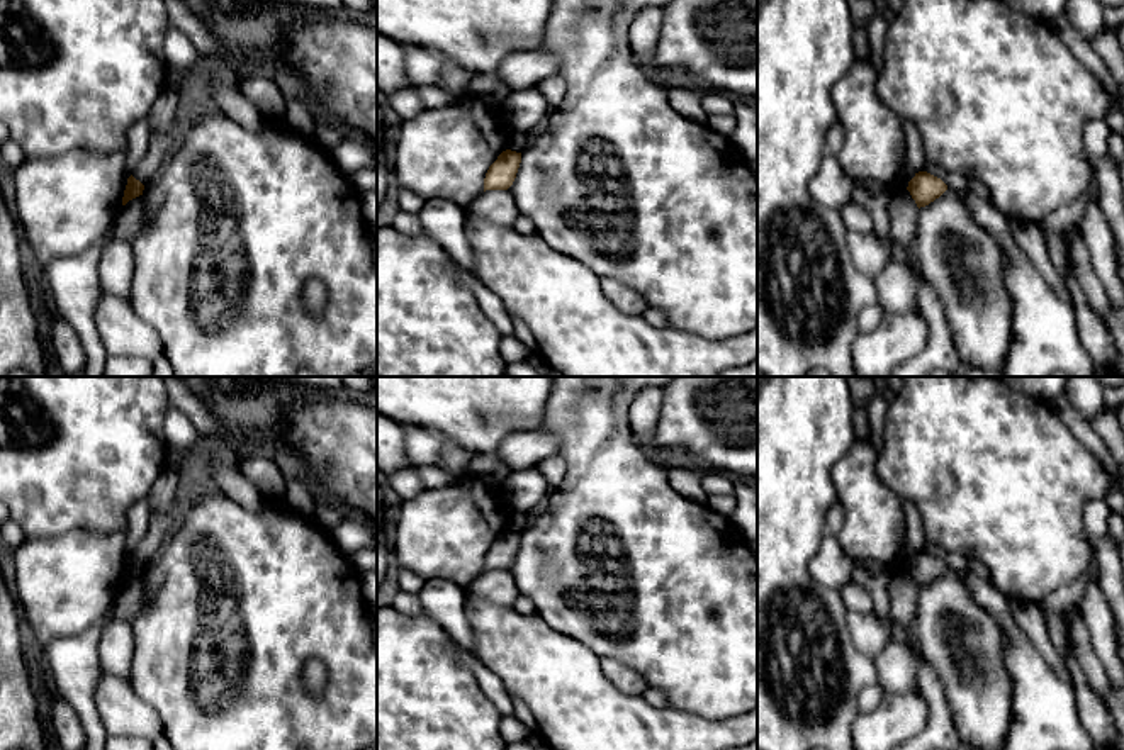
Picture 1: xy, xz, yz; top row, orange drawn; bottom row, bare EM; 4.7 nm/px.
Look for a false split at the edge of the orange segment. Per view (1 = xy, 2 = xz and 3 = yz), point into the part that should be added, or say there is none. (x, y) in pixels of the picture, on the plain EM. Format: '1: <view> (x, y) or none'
1: none
2: none
3: none

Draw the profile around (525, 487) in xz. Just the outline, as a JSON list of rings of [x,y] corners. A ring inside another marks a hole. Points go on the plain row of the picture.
[[[535,468],[511,472],[506,479],[506,504],[511,511],[528,514],[540,501],[550,495],[550,487]]]

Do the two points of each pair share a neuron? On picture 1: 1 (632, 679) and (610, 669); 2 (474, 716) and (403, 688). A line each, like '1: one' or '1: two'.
1: one
2: one

